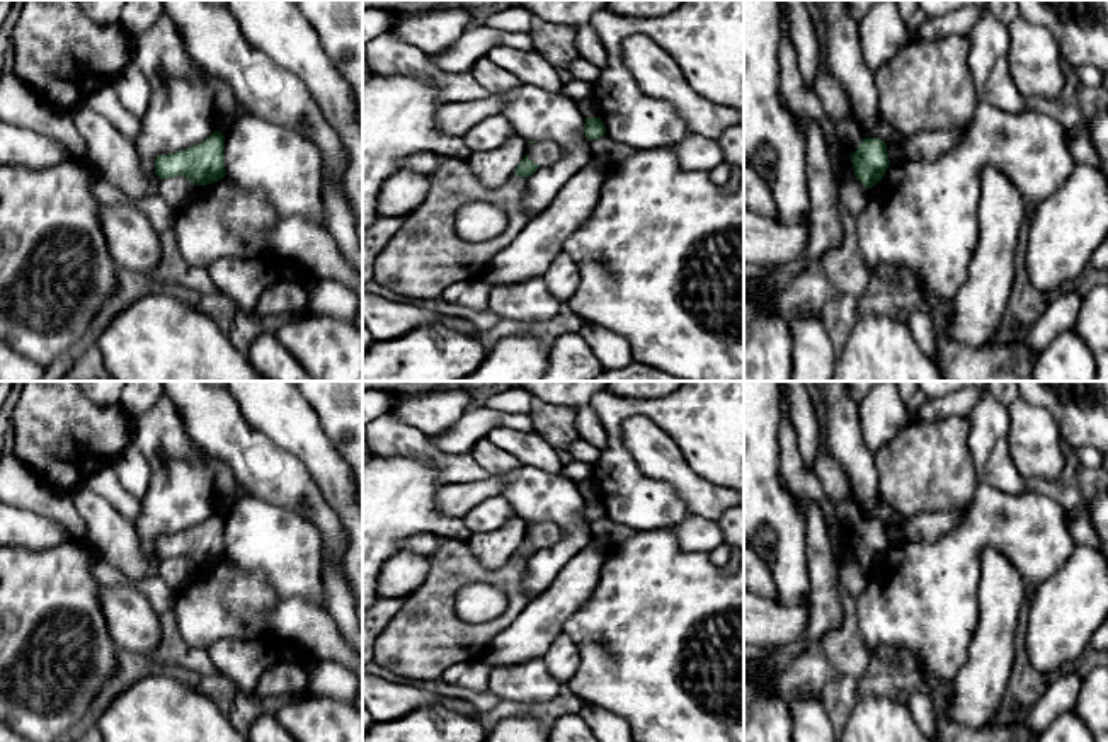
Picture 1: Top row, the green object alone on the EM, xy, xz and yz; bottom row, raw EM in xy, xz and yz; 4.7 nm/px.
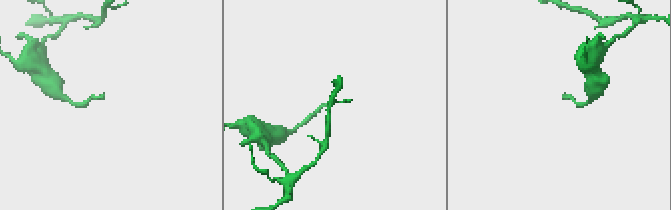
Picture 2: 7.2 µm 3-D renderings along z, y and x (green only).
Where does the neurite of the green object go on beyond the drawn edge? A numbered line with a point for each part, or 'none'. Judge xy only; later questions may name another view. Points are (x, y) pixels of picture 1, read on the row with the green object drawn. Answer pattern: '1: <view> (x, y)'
none

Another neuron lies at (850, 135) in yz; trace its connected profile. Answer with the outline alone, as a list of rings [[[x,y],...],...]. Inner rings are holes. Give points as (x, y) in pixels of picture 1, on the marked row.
[[[841,119],[834,126],[836,126],[836,131],[842,146],[849,153],[854,153],[863,141],[860,126],[851,119]]]

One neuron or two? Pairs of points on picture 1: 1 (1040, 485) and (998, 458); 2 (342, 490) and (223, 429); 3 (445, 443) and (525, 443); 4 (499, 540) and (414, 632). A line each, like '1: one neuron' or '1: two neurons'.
1: two neurons
2: two neurons
3: two neurons
4: two neurons

